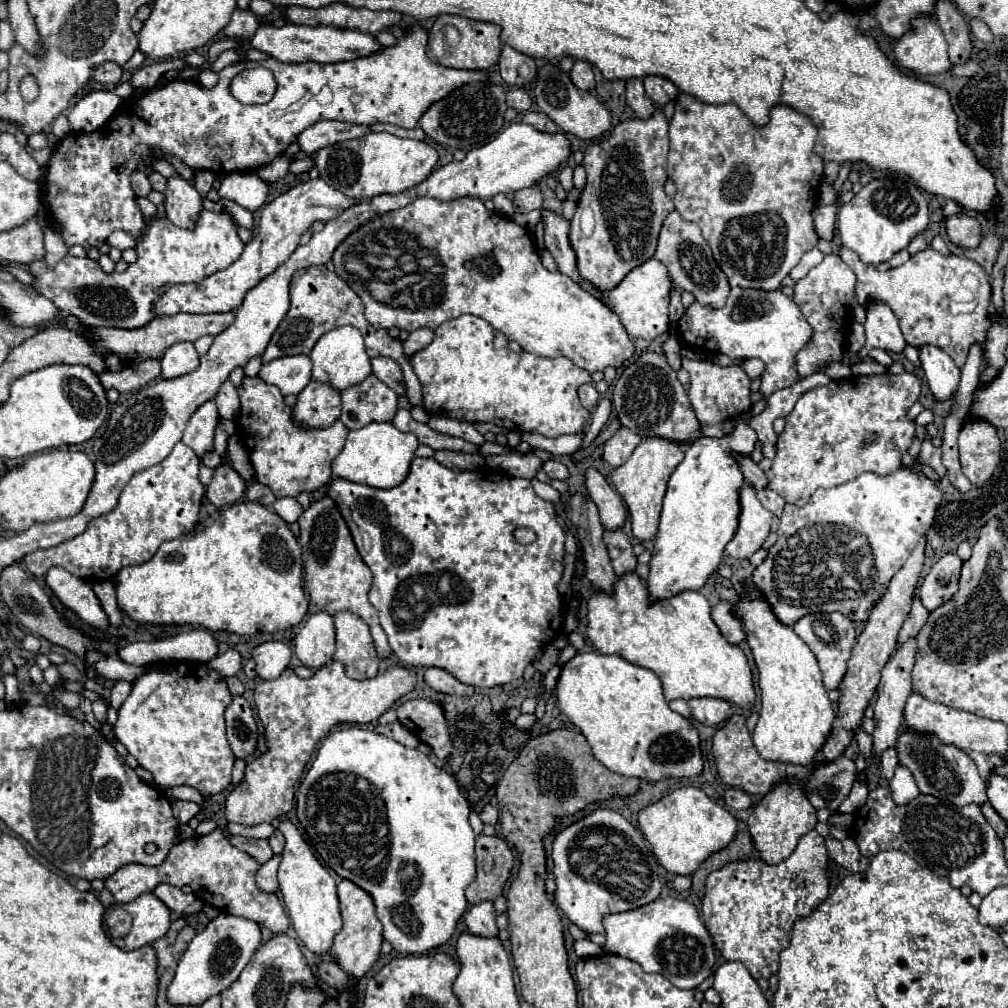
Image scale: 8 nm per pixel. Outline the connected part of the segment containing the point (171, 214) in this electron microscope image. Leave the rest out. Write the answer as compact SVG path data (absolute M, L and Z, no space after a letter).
M169 178L167 184L167 218L181 228L191 230L203 210L203 198L183 178Z

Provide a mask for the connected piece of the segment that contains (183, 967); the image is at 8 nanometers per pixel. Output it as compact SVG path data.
M227 912L217 914L217 918L213 918L207 924L207 928L199 932L185 950L177 966L175 978L167 990L169 1002L177 1006L181 1004L201 1006L209 996L221 994L237 980L241 970L247 966L247 962L259 948L259 944L261 944L261 926L257 922Z

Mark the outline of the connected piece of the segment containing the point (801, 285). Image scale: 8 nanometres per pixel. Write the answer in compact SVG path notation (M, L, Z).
M829 254L819 266L815 266L803 280L795 284L793 300L815 330L811 342L797 354L799 378L807 378L819 372L825 366L825 362L841 362L845 348L845 332L851 324L851 310L857 304L855 282L857 278L853 270L841 260L841 256Z

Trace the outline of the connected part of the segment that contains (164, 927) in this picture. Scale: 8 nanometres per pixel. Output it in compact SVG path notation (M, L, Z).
M151 892L141 894L137 900L121 904L131 918L133 926L125 938L113 940L123 950L137 950L145 944L153 944L157 938L163 938L171 926L169 908Z

